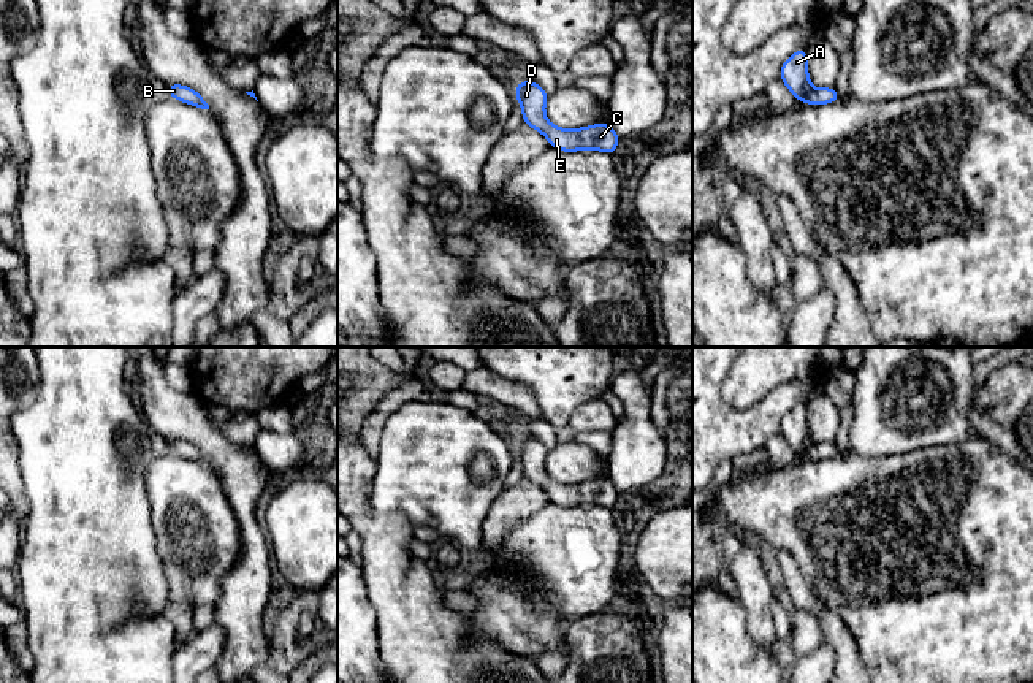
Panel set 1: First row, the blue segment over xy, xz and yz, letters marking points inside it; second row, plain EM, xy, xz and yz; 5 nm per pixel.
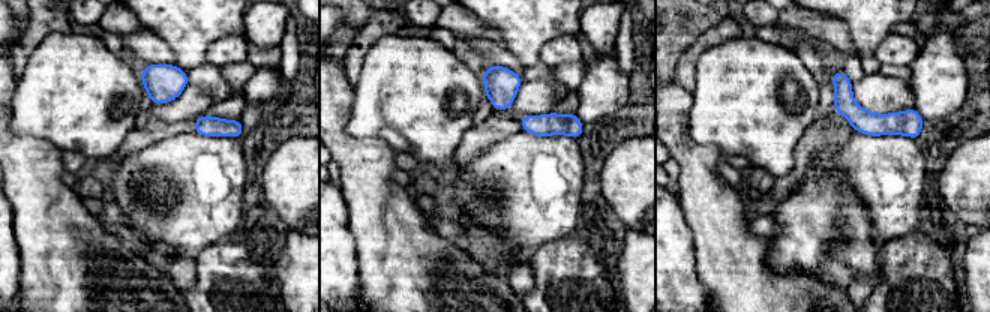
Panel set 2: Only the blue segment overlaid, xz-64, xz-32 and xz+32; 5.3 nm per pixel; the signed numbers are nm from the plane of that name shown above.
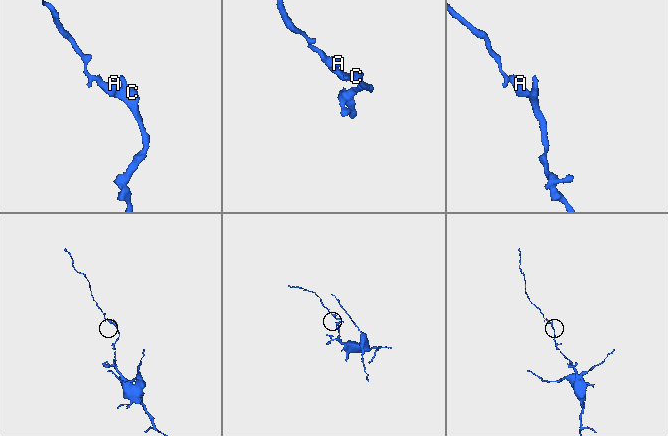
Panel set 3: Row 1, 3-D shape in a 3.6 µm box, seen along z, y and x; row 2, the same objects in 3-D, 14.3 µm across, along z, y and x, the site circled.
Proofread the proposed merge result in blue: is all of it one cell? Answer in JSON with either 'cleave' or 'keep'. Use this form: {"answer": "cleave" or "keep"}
{"answer": "keep"}

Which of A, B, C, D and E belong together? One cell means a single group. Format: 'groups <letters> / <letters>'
groups A B C D E

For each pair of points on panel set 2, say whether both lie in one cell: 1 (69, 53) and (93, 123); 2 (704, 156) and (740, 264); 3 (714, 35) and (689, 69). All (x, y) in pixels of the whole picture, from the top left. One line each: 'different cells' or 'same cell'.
1: same cell
2: same cell
3: same cell

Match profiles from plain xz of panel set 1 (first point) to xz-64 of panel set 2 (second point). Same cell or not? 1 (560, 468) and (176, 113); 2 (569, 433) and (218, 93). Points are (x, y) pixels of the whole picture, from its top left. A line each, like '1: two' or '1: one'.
1: one
2: one

